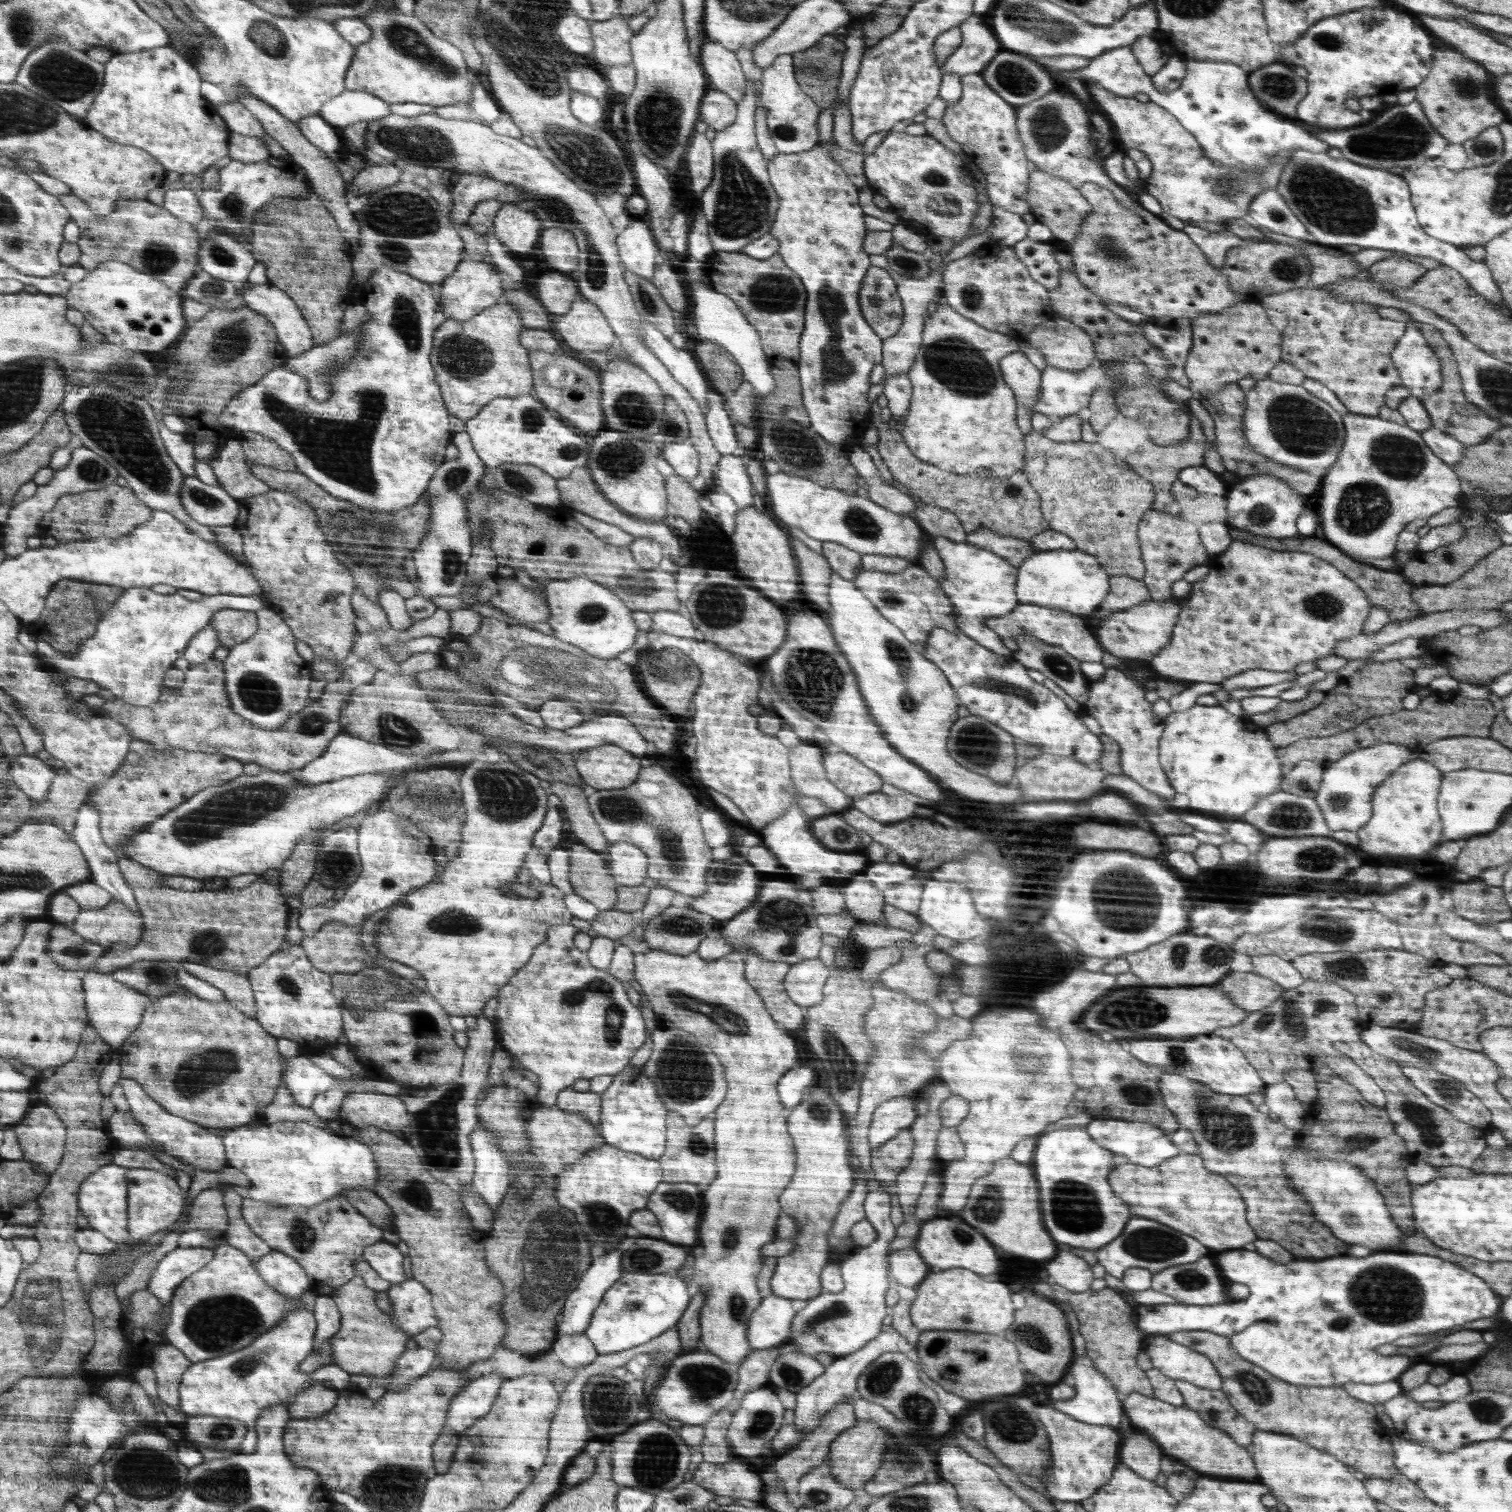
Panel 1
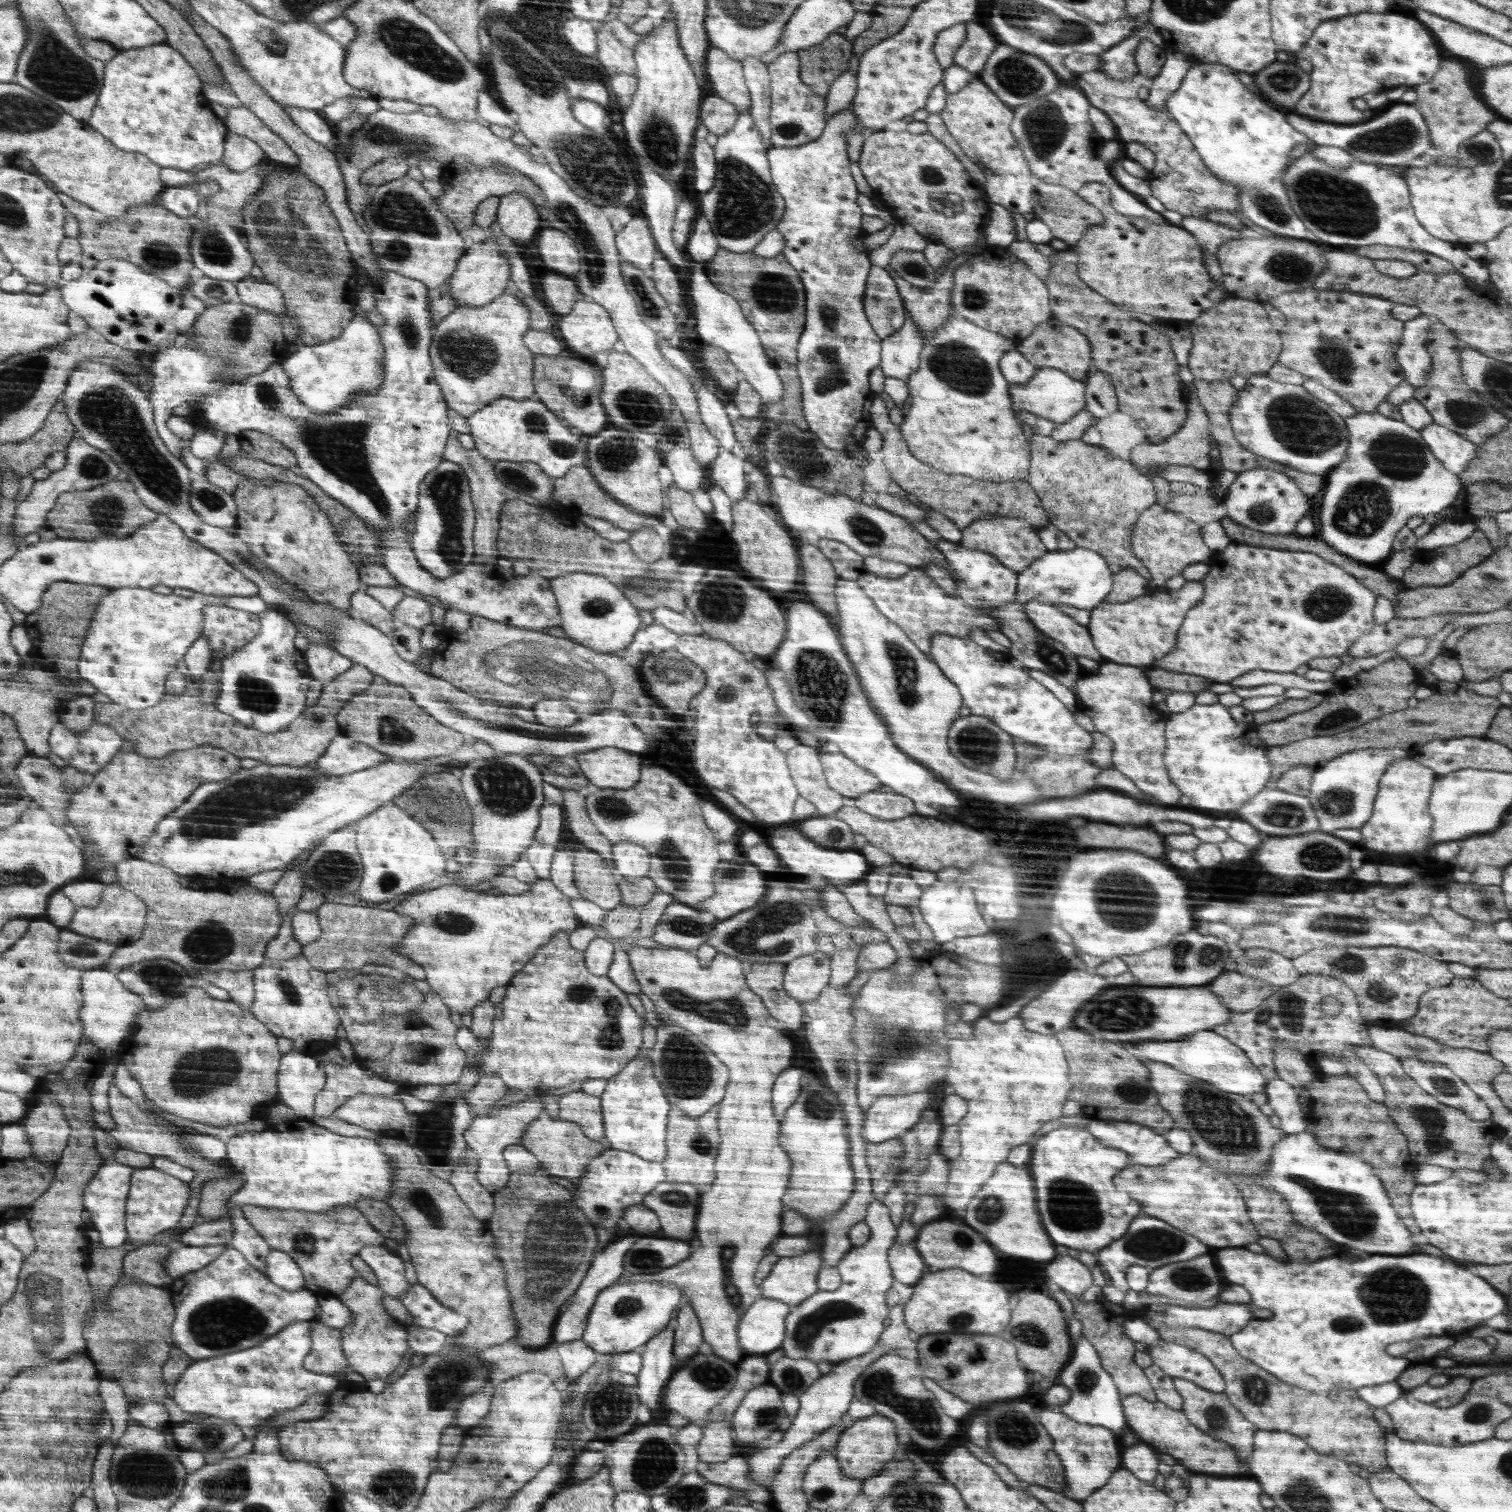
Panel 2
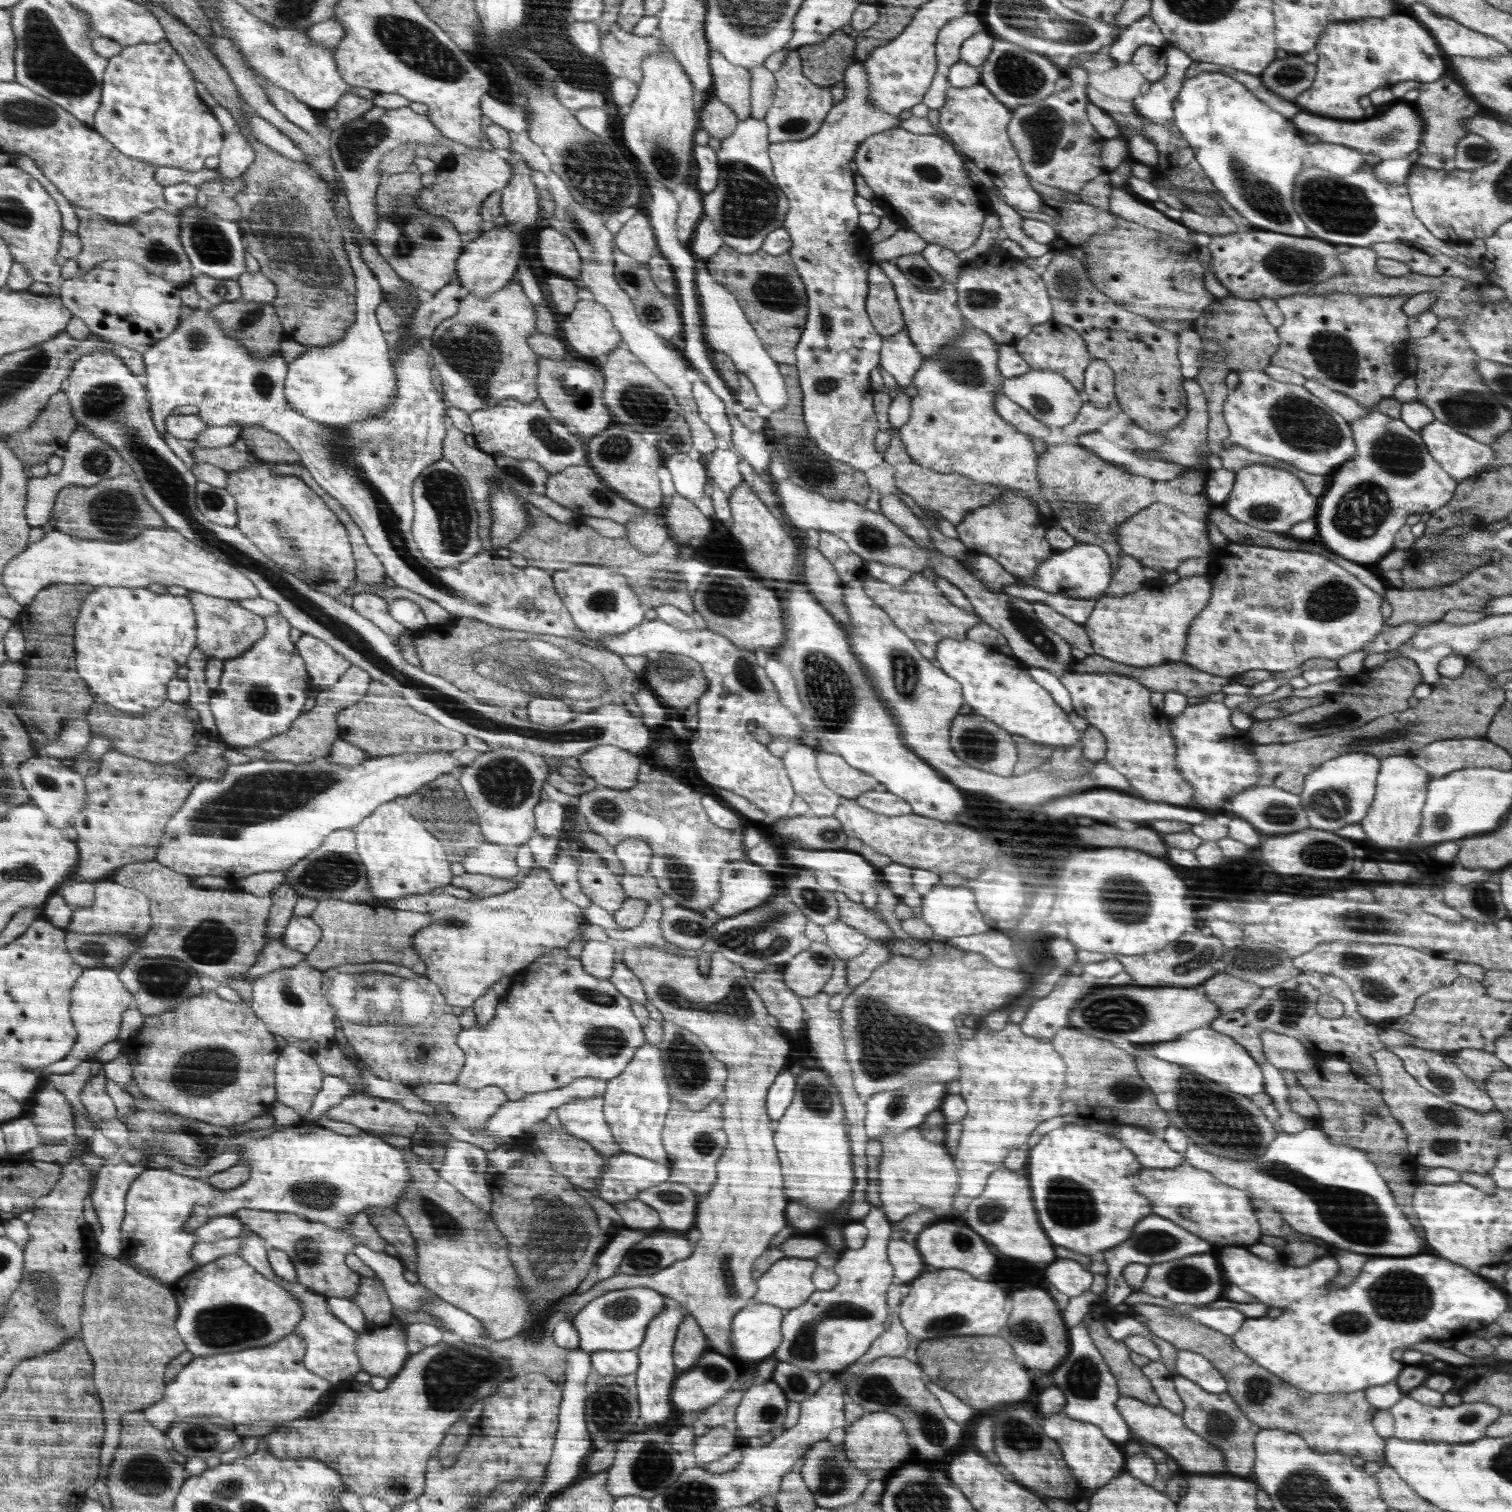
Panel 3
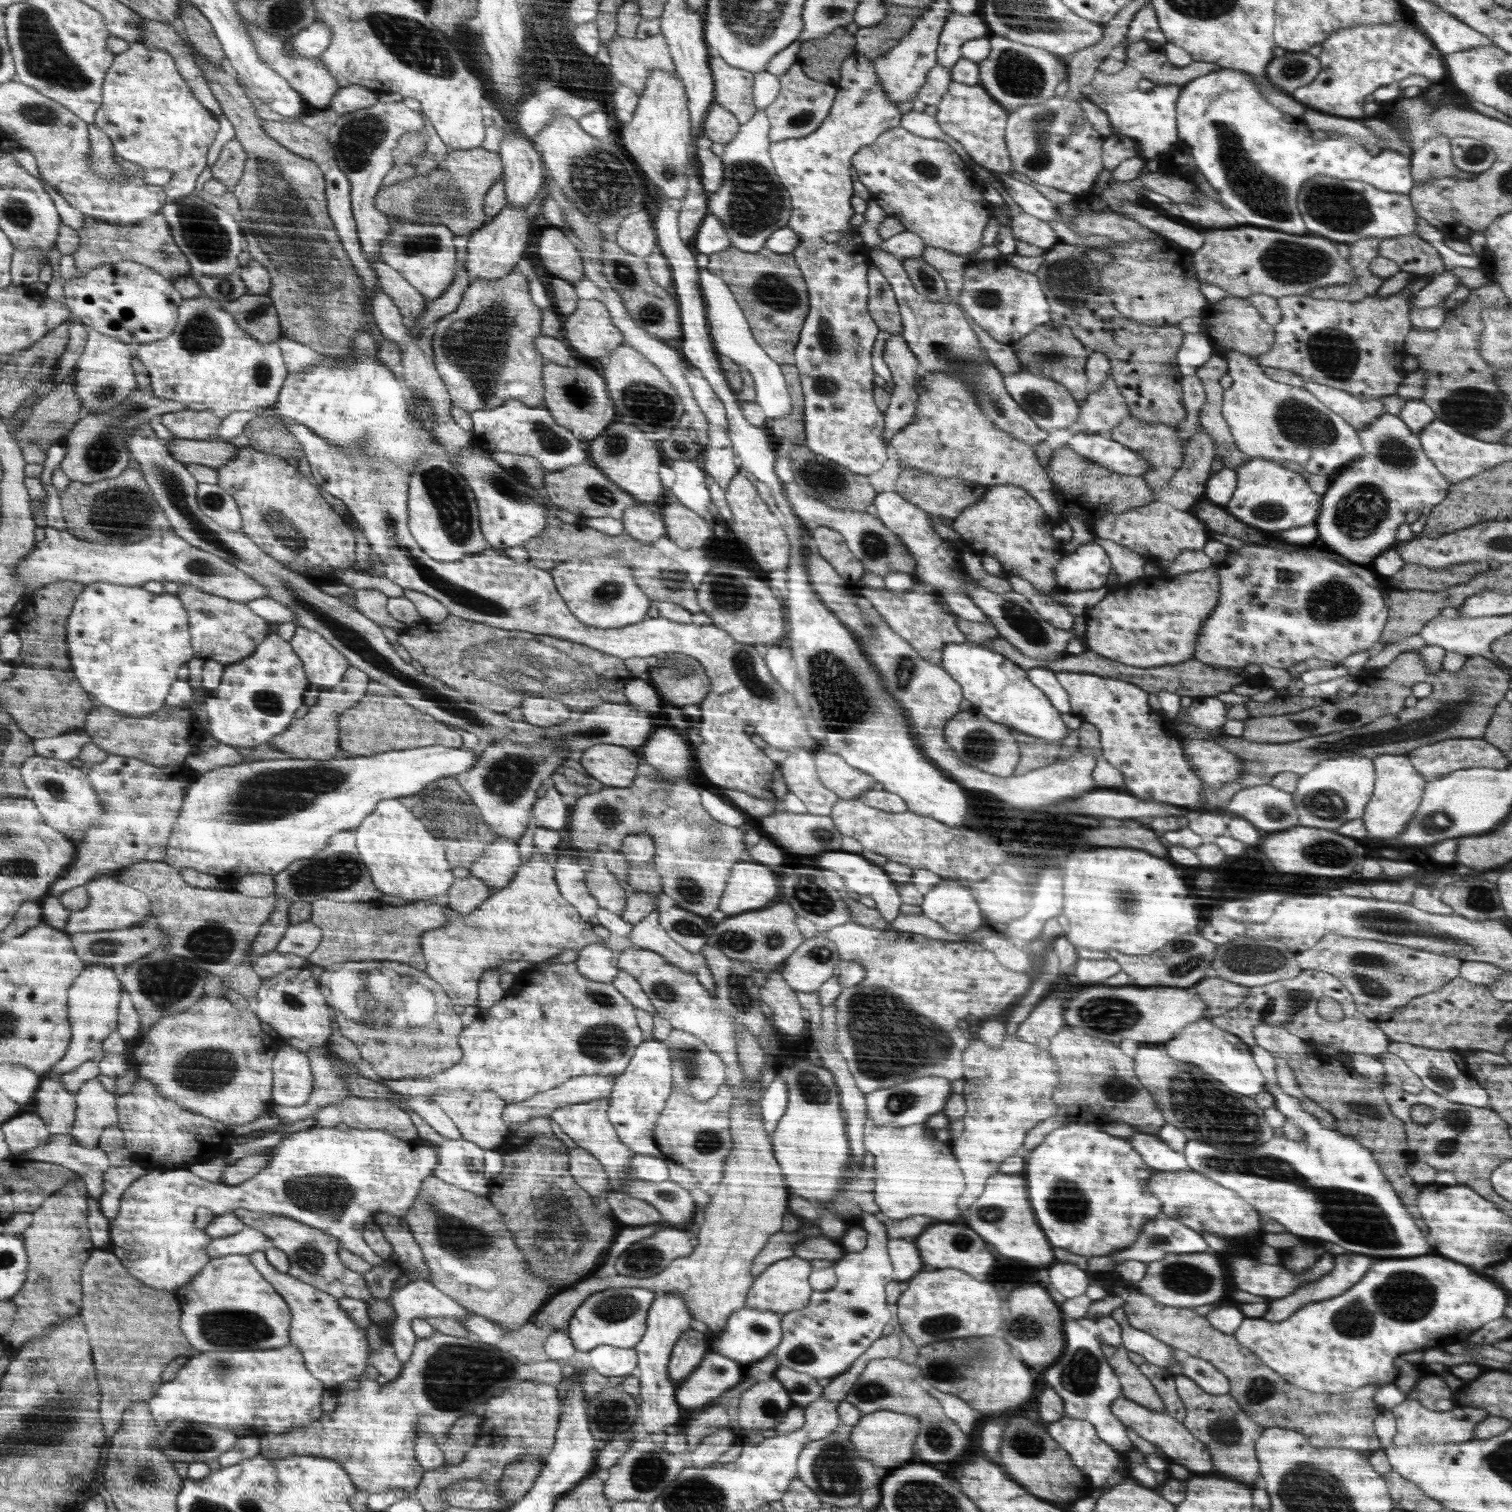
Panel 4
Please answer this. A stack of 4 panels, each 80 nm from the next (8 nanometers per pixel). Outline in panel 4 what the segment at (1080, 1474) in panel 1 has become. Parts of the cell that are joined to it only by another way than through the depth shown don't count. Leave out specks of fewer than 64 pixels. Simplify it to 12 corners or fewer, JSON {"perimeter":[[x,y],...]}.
{"perimeter":[[1064,1416],[1046,1424],[1094,1488],[1125,1455],[1094,1425]]}

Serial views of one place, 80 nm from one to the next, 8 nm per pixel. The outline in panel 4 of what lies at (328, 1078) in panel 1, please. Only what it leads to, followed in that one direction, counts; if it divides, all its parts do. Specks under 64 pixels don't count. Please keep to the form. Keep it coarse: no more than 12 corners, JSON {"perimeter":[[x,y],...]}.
{"perimeter":[[283,1042],[273,1104],[302,1107],[314,1092],[310,1057]]}

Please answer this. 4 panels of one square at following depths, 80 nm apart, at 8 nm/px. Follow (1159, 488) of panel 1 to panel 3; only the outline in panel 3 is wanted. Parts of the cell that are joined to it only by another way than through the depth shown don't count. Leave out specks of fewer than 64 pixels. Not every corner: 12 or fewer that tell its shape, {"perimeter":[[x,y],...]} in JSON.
{"perimeter":[[1185,379],[1187,415],[1166,442],[1135,455],[1208,466],[1209,414],[1202,387]]}

